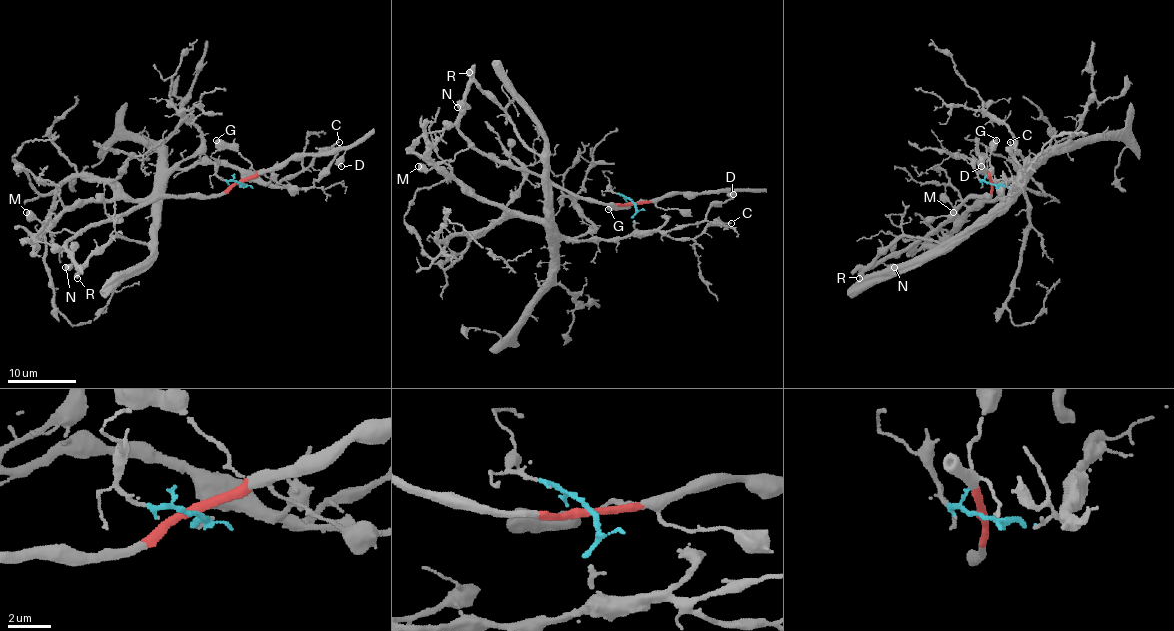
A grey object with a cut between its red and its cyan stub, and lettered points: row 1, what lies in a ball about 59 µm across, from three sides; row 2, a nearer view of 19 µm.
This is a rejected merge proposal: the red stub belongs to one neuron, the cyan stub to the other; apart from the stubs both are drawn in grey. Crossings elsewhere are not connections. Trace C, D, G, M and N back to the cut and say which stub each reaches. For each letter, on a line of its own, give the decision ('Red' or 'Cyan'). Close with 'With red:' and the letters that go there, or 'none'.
C: Cyan
D: Red
G: Red
M: Red
N: Red
With red: D, G, M, N

